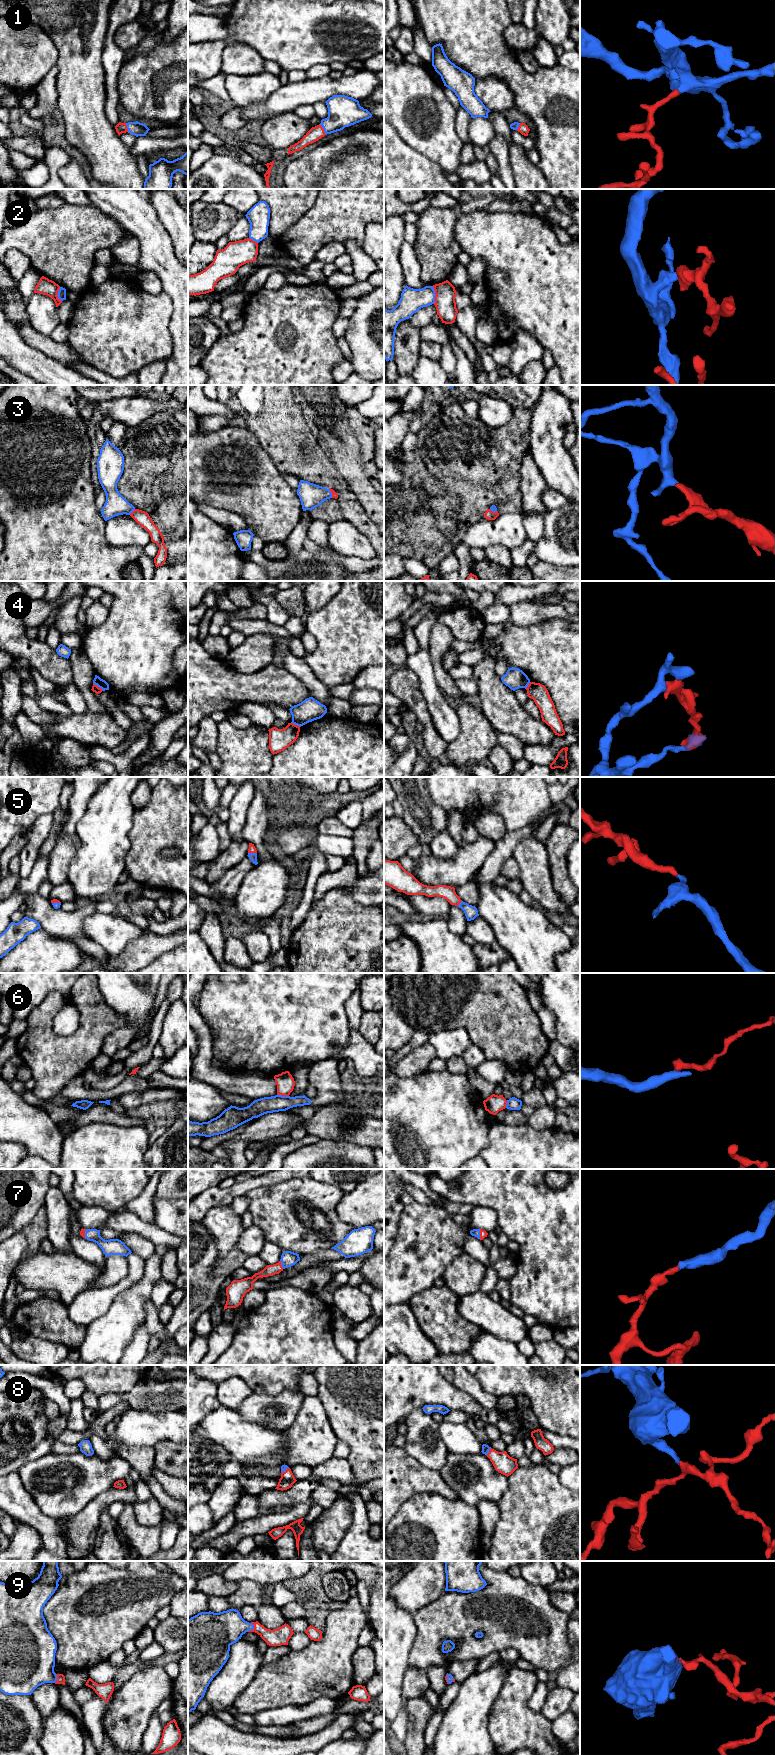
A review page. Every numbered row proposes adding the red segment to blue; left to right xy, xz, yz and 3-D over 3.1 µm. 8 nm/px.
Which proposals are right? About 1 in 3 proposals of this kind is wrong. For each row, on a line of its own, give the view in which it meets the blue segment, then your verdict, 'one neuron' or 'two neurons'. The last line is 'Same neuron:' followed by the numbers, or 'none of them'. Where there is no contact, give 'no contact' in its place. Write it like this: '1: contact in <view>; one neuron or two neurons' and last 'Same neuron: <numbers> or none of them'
1: contact in xz; one neuron
2: contact in yz; two neurons
3: contact in xy; one neuron
4: contact in xy; two neurons
5: contact in xz; one neuron
6: contact in xz; two neurons
7: contact in yz; one neuron
8: contact in yz; one neuron
9: contact in xz; one neuron
Same neuron: 1, 3, 5, 7, 8, 9

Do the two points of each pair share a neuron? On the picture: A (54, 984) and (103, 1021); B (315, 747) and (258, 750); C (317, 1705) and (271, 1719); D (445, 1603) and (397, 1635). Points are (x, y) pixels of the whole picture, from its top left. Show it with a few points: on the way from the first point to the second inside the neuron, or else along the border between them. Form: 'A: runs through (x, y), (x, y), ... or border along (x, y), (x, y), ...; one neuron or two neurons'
A: border along (73, 983), (71, 1003), (78, 1011), (79, 1018); two neurons
B: border along (273, 755), (273, 764), (271, 766); two neurons
C: runs through (306, 1712), (282, 1716); one neuron
D: border along (413, 1613), (415, 1640), (411, 1647); two neurons

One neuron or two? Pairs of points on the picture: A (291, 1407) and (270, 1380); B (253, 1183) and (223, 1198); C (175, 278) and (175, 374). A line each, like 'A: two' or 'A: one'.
A: two
B: one
C: one

